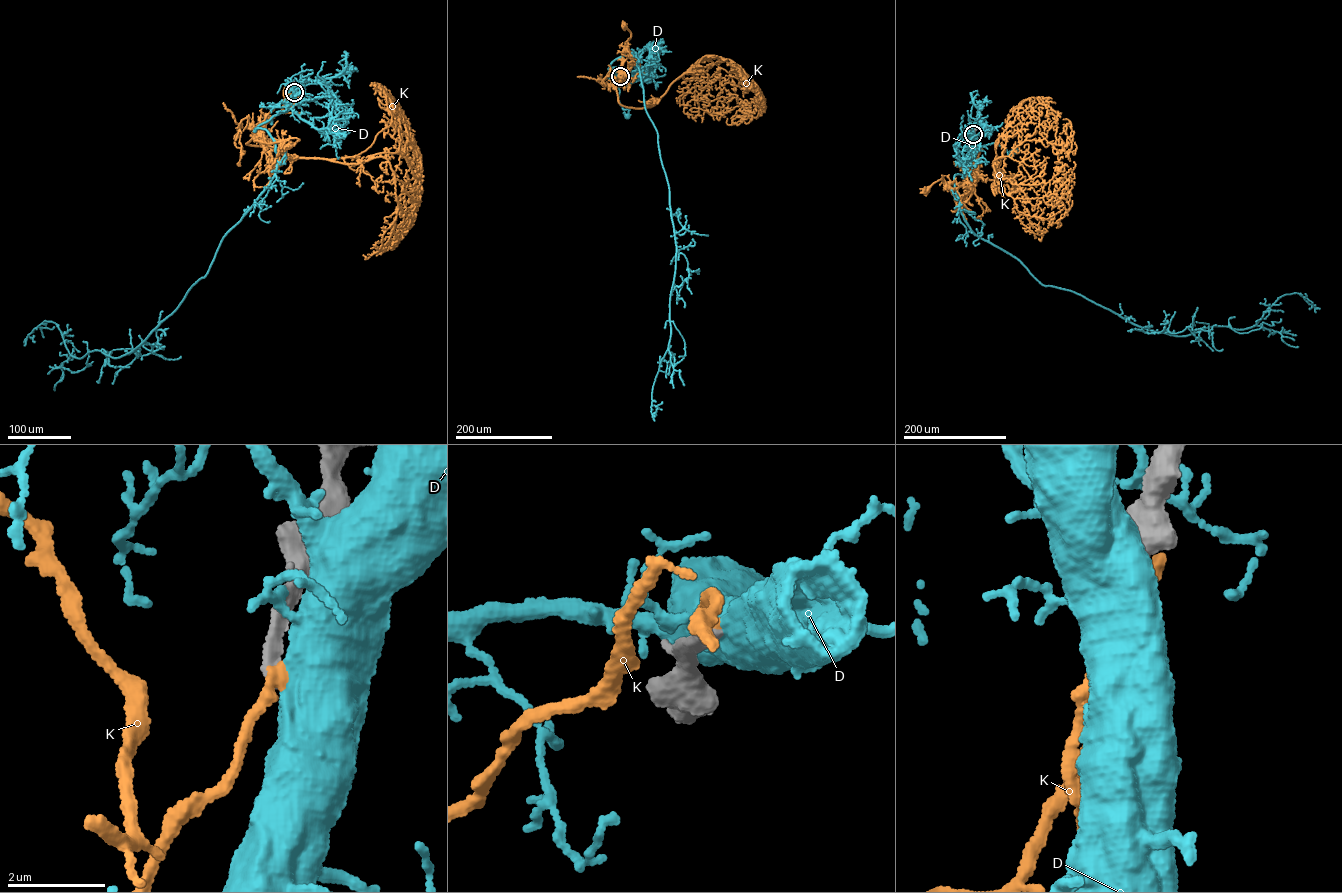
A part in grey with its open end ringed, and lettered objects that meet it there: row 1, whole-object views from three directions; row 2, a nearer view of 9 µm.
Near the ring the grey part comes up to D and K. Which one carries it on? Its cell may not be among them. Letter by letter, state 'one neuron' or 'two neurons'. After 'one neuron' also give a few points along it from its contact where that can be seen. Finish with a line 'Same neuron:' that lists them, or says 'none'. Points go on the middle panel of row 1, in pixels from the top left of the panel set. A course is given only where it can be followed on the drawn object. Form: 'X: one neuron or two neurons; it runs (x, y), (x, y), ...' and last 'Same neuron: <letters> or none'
D: two neurons
K: two neurons
Same neuron: none

